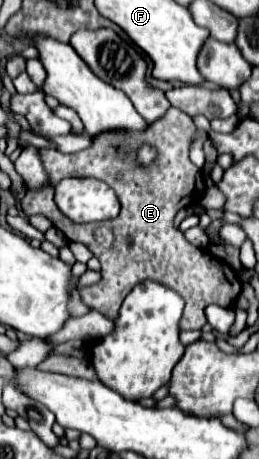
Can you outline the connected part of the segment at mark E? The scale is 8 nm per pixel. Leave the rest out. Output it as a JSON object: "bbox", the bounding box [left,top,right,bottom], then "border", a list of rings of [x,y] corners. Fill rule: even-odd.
{"bbox":[21,107,241,331],"border":[[[169,107],[165,117],[149,123],[149,127],[143,132],[113,130],[112,147],[93,145],[75,155],[63,155],[45,147],[39,149],[41,163],[49,176],[49,182],[39,189],[27,189],[27,195],[21,199],[21,211],[27,217],[45,215],[53,223],[53,227],[63,231],[69,241],[83,243],[99,259],[101,279],[91,287],[83,287],[79,293],[89,309],[101,311],[107,319],[117,317],[125,295],[129,295],[129,291],[145,279],[163,283],[185,299],[183,317],[179,321],[181,331],[201,329],[207,323],[207,305],[215,303],[219,307],[233,307],[241,293],[241,279],[227,263],[219,263],[219,259],[215,259],[209,251],[205,253],[203,249],[191,245],[183,237],[183,233],[173,227],[177,211],[195,201],[197,189],[199,193],[205,191],[205,179],[189,159],[189,149],[195,139],[195,133],[197,127],[193,119],[183,111]],[[144,144],[157,148],[156,159],[147,167],[141,167],[137,163],[137,151]],[[65,177],[97,177],[105,181],[121,201],[119,215],[111,221],[101,223],[71,223],[53,201],[55,185]]]}

